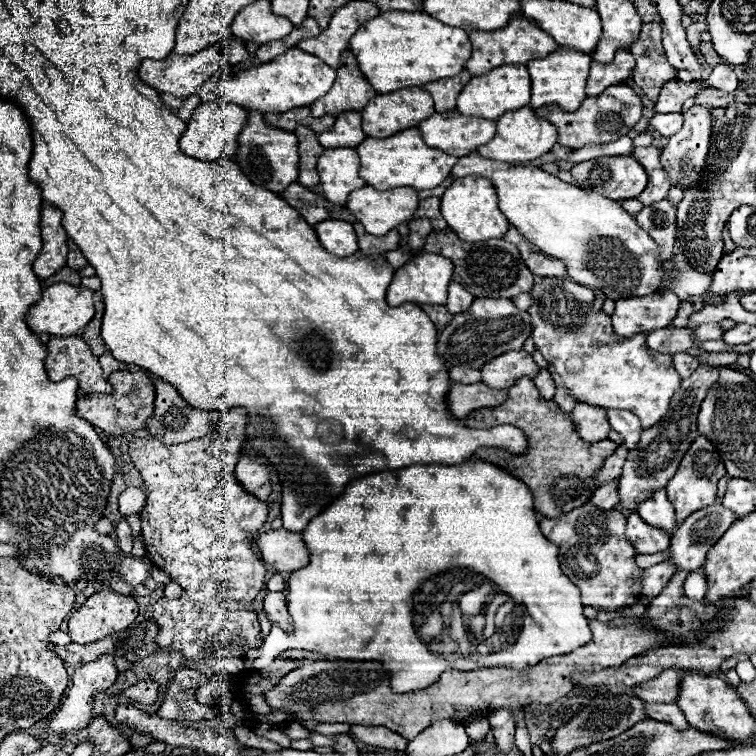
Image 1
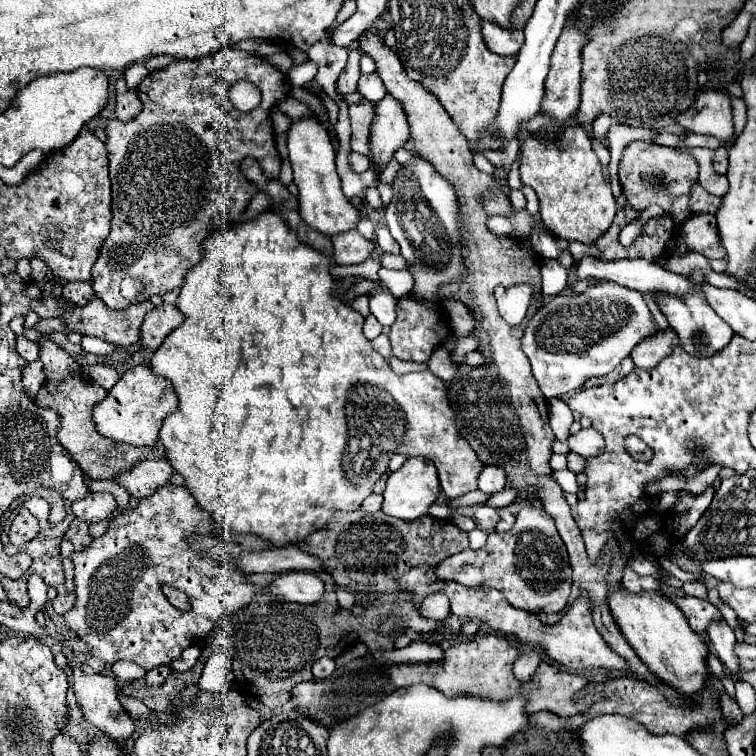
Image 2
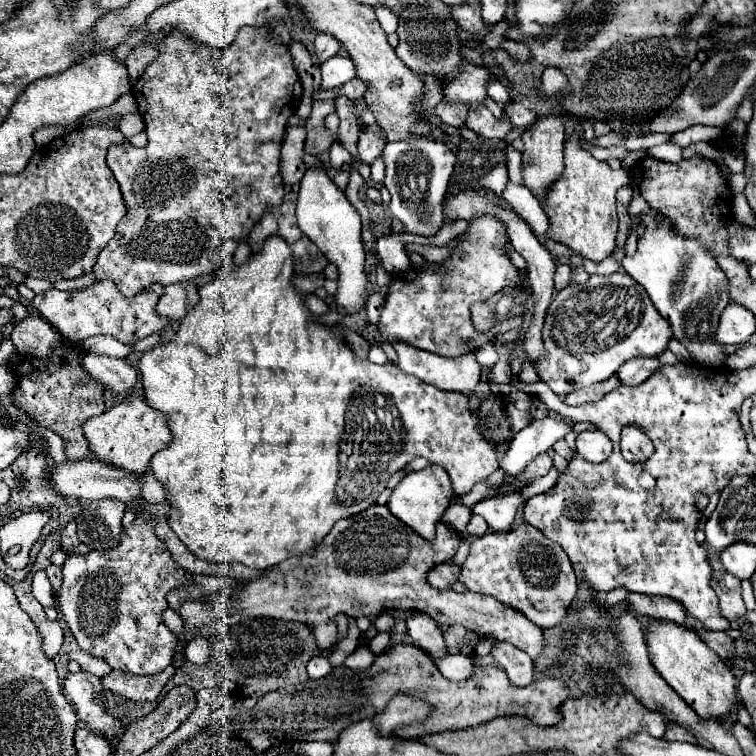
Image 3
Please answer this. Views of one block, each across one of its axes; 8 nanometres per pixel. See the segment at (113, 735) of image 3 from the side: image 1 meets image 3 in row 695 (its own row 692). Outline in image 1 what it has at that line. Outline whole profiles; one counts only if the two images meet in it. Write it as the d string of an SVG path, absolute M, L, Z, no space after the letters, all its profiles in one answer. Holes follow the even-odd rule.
M106 654L106 656L100 656L100 658L94 660L94 662L88 662L88 664L82 664L82 666L76 668L76 672L72 674L70 686L68 686L68 690L64 692L62 704L58 706L58 712L54 710L50 722L46 724L46 728L44 728L42 736L40 736L40 742L42 742L42 744L60 744L62 750L68 755L74 752L76 746L74 746L70 740L64 740L64 736L66 736L68 732L82 730L82 728L86 728L86 726L92 722L92 706L94 706L96 694L100 694L100 692L104 692L106 688L110 688L110 686L116 682L116 678L118 678L118 670L116 670L116 666L112 664L112 658L114 658L114 656Z

